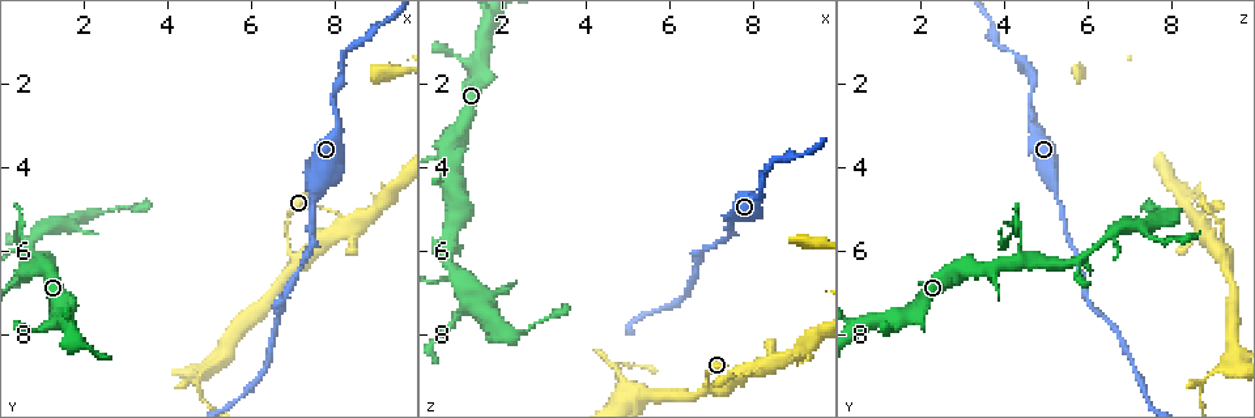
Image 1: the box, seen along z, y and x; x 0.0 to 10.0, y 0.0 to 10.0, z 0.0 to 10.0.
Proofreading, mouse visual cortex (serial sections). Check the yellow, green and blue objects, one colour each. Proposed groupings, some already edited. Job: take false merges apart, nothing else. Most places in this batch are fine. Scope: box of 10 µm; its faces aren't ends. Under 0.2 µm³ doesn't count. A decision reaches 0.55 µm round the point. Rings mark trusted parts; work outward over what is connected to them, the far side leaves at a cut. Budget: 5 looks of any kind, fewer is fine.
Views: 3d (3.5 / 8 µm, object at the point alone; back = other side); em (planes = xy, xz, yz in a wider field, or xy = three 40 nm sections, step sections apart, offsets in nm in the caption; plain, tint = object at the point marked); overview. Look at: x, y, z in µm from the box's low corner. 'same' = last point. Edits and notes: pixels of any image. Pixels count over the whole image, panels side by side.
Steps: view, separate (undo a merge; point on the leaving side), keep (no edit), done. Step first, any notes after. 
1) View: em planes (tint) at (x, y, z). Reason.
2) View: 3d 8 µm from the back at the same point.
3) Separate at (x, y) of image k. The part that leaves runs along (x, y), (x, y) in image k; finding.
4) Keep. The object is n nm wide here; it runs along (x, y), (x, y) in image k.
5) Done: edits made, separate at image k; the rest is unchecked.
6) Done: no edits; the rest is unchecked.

View: 3d 8 µm at (7.20, 6.25, 9.35). Sharp bend.

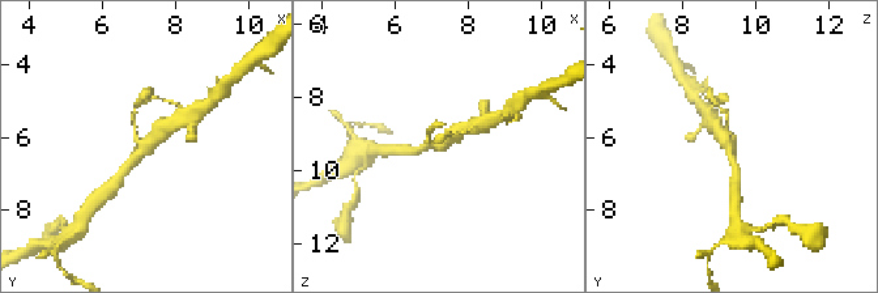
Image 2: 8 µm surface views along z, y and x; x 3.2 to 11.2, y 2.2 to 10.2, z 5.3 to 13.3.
View: 3d 3.5 µm from the back at the same point.

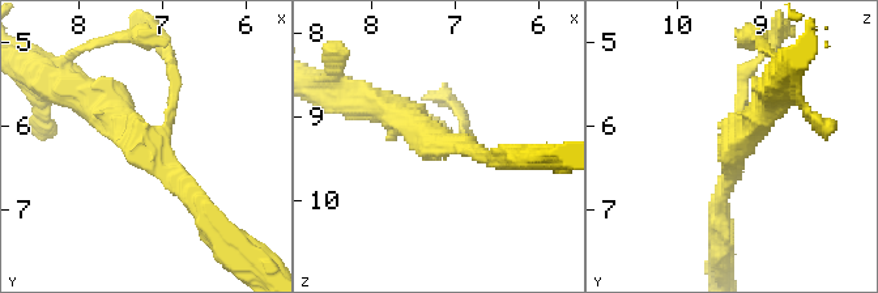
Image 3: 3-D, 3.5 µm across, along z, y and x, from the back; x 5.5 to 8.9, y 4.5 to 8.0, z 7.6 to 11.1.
View: em xy step 1 (tint) at (7.15, 6.20, 9.25). Now the EM.

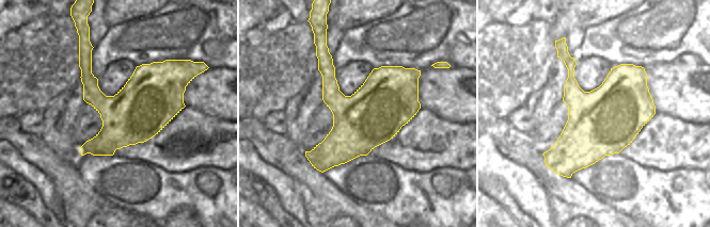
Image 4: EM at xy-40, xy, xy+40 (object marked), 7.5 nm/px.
Keep. It runs along (171, 67), (167, 127), (152, 143), (88, 94) in image 3; continuous, no second cell.

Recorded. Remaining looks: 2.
View: 3d 3.5 µm from the back at (0.75, 5.65, 6.50). Thin arm on a thick one.

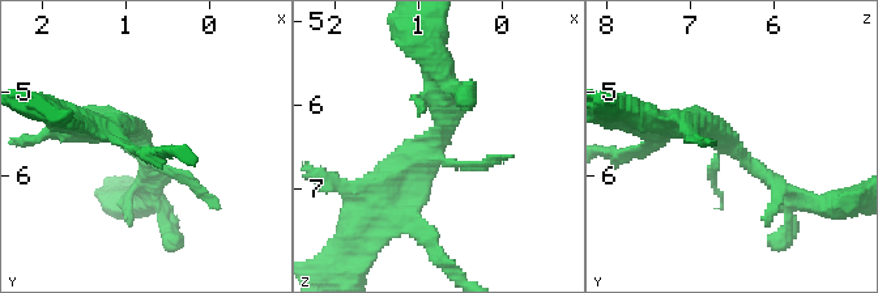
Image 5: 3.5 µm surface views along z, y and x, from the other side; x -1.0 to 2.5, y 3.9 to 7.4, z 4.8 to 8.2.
View: em planes (tint) at (0.80, 5.70, 6.50). 3 arms meet here; the arms are 100, 250, 350 nm wide.

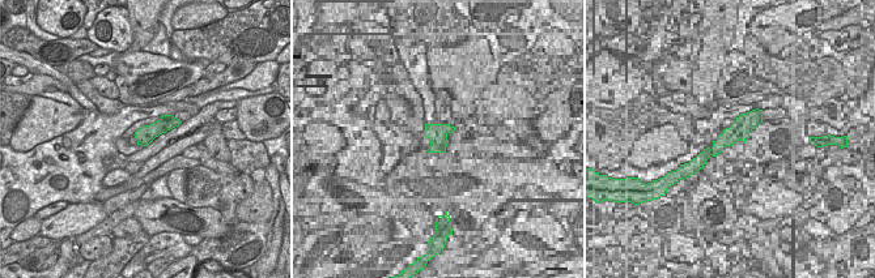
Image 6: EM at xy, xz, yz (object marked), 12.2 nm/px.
Keep. It runs along (795, 202), (715, 130), (674, 126) in image 5; one cell here.

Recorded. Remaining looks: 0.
Done: no edits; the rest is unchecked.

